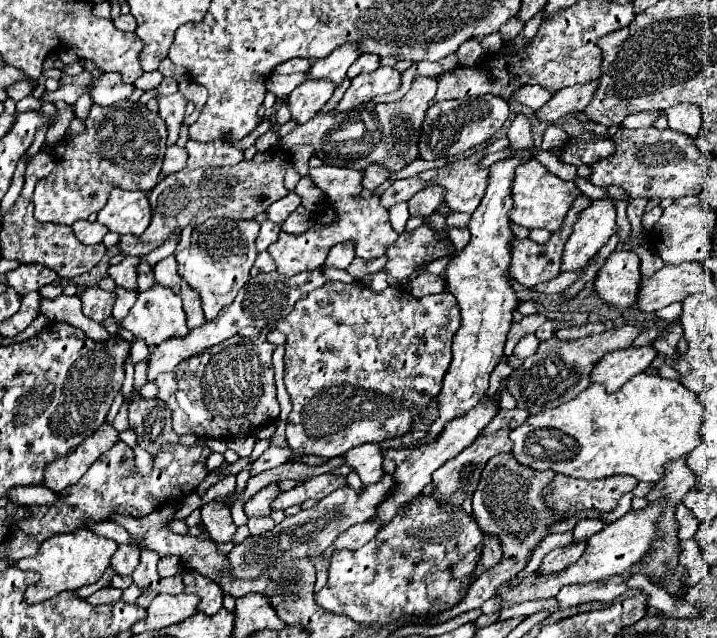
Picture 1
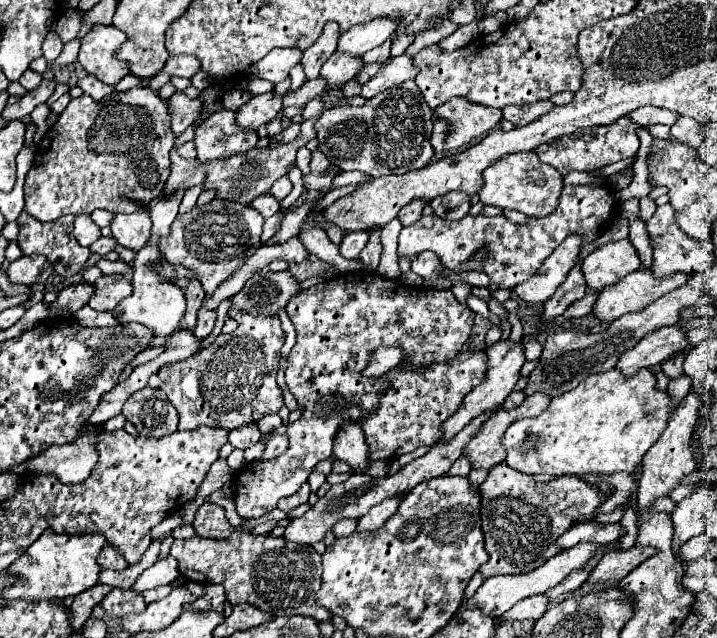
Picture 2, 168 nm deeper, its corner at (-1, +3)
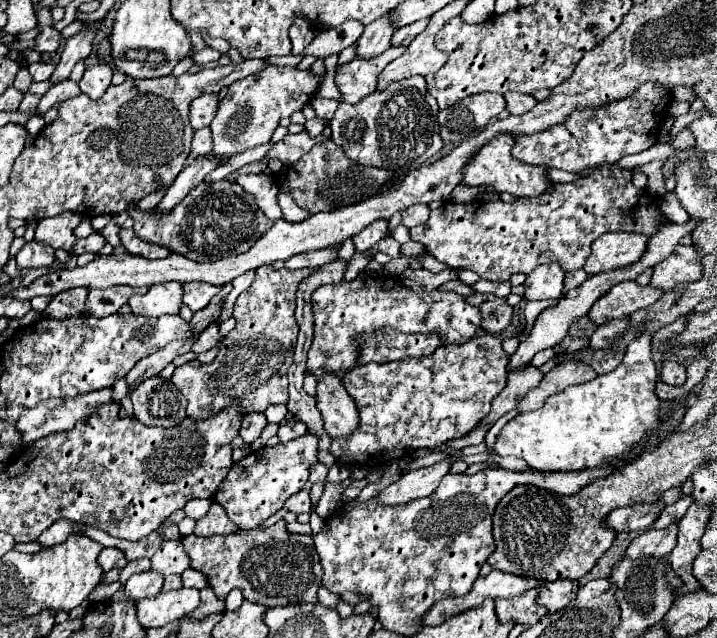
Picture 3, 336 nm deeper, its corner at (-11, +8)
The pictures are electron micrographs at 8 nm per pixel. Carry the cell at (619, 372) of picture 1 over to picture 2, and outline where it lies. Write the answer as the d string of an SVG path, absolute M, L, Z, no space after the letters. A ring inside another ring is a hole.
M660 327L654 333L648 333L636 347L626 351L626 355L620 357L618 369L626 375L632 377L638 373L642 367L654 367L670 359L678 351L688 349L688 339L682 327Z

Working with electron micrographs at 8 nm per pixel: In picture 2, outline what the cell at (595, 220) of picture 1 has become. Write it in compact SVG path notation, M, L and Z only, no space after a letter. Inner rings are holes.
M566 237L566 241L562 241L550 257L546 257L542 267L530 279L514 287L514 293L526 303L544 303L552 297L560 281L564 281L568 271L574 267L580 243L582 237Z

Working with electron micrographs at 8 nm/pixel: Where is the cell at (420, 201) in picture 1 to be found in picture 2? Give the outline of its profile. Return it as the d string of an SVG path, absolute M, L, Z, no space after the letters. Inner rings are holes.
M412 201L410 205L406 205L406 207L402 207L402 211L398 213L398 219L400 219L400 223L406 227L406 225L412 225L412 223L416 223L420 217L422 217L422 209L424 209L424 201Z

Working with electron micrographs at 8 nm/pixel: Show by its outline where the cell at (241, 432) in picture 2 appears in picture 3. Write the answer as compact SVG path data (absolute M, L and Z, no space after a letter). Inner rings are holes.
M254 412L254 414L244 416L244 420L242 420L242 428L240 428L240 438L250 446L256 438L260 438L262 430L266 428L266 424L268 424L268 420L266 420L264 414Z

